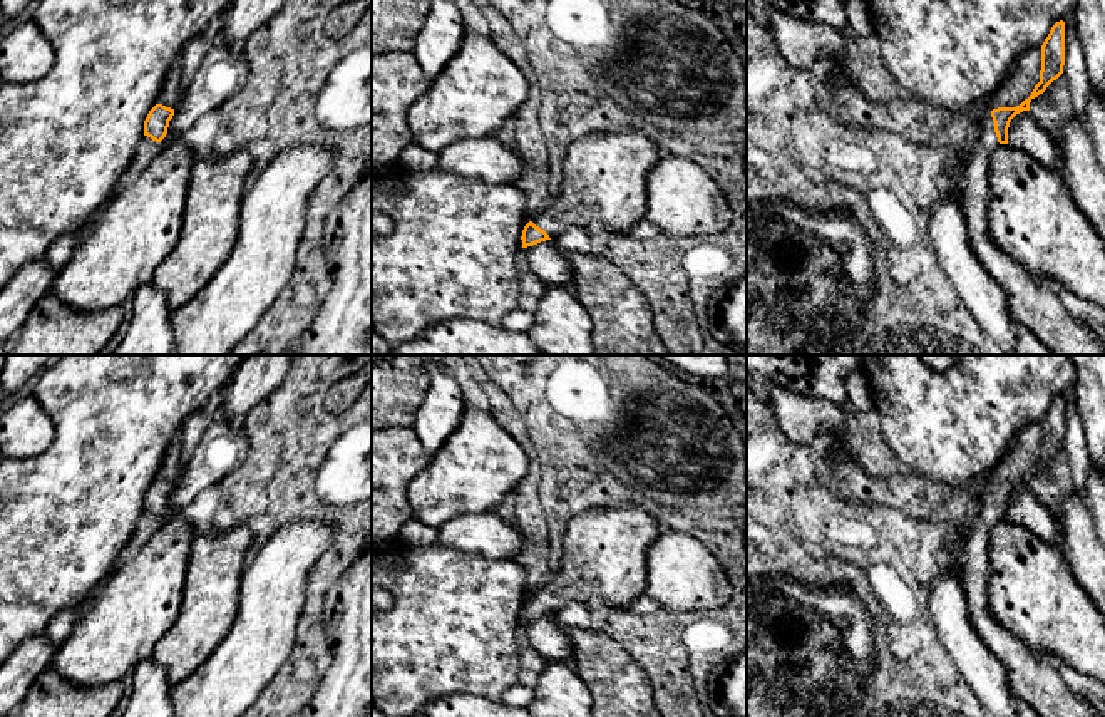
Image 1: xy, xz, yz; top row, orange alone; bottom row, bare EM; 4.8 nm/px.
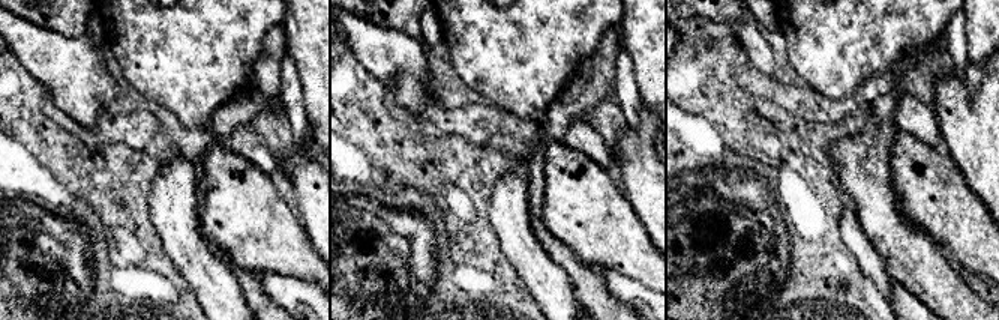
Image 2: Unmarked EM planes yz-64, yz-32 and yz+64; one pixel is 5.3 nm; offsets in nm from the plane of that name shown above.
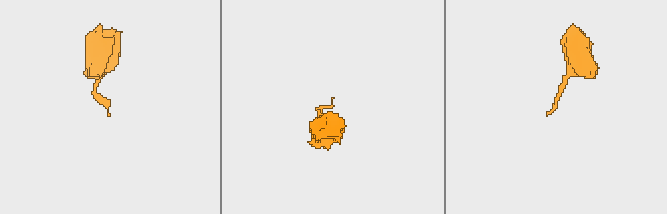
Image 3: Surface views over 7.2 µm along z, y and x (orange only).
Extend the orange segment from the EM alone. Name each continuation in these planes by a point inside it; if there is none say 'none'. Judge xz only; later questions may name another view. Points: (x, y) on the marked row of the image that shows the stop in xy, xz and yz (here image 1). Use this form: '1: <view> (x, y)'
1: xz (603, 185)

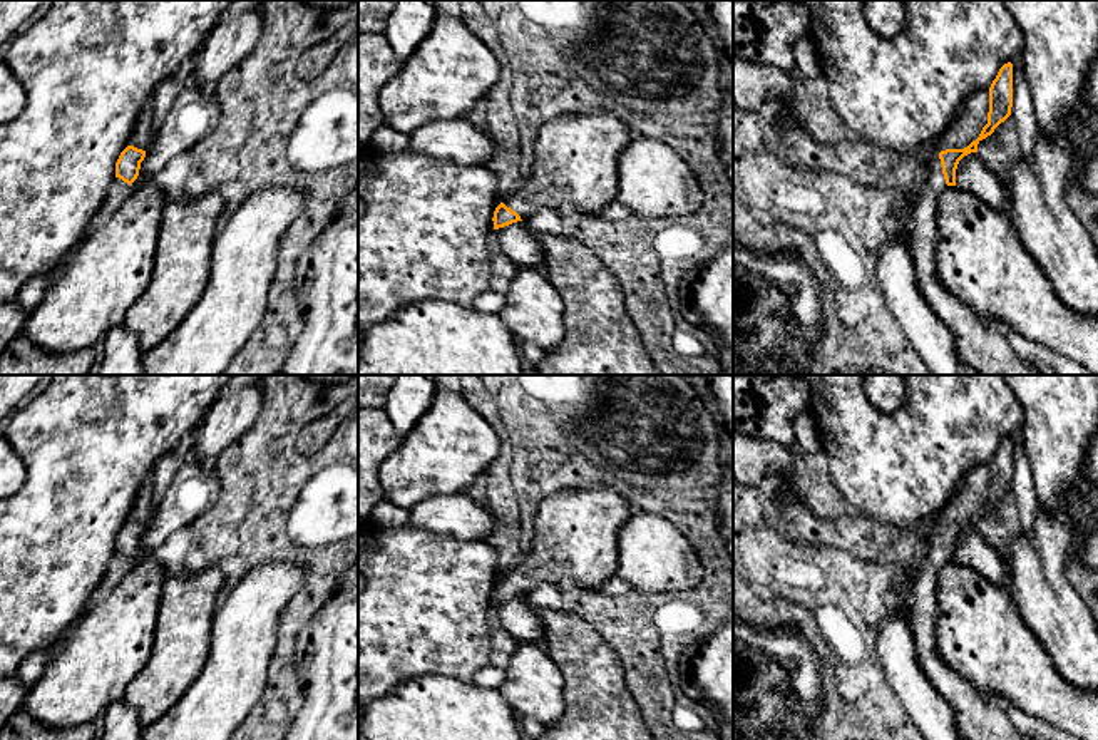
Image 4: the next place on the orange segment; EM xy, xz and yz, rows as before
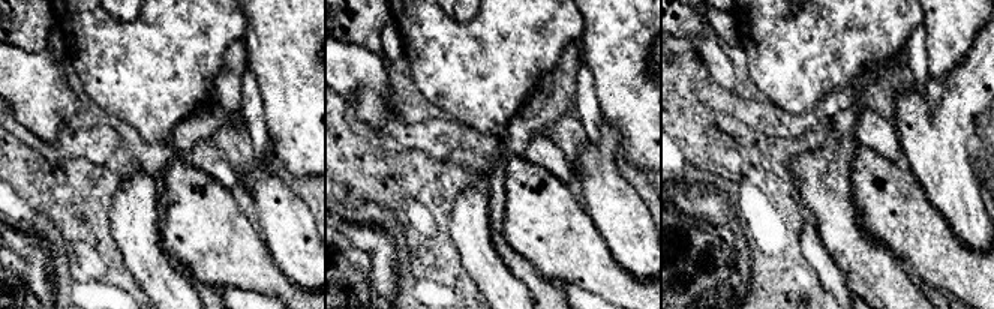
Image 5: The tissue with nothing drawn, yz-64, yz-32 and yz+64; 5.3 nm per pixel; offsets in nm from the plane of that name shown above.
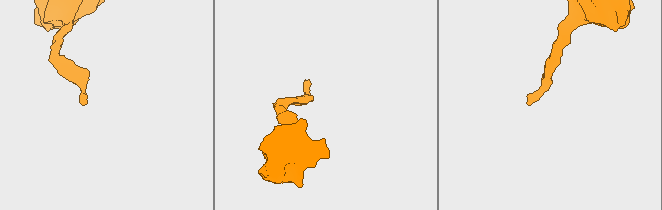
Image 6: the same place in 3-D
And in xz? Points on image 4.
1: xz (574, 166)

